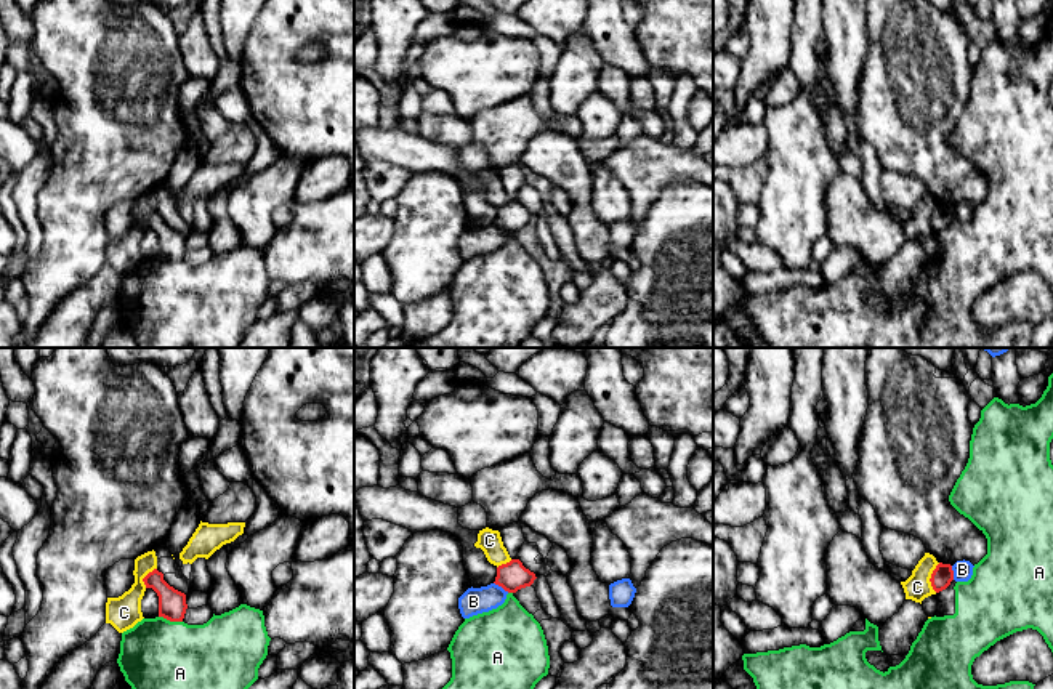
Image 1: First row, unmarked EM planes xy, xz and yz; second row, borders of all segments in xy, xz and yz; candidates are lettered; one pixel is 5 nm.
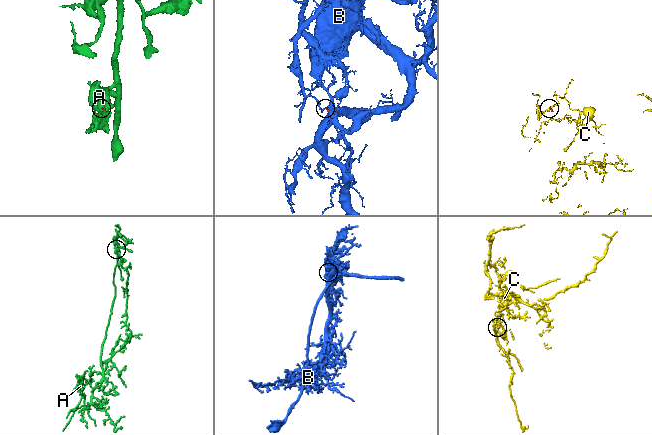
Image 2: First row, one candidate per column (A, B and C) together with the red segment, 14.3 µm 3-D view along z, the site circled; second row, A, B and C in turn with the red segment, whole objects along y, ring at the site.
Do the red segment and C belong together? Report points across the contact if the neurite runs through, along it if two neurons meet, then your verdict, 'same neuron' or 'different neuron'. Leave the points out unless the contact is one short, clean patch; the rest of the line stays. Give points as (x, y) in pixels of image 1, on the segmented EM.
border along yz (940, 563), (930, 579), (935, 592); different neuron

